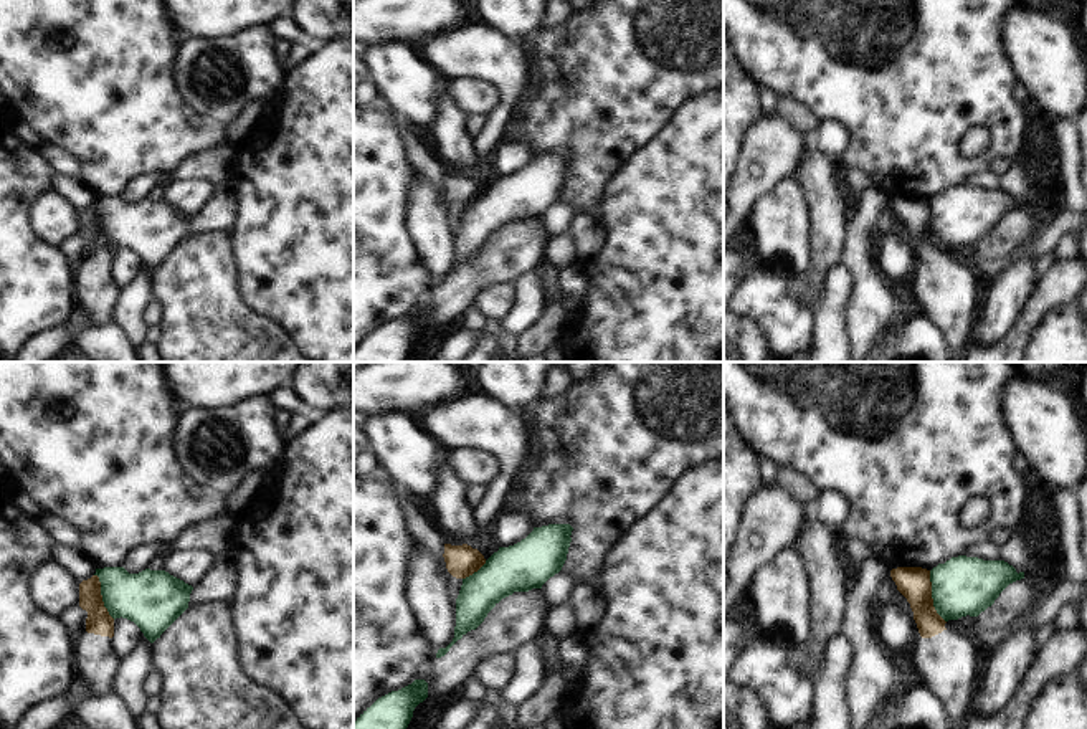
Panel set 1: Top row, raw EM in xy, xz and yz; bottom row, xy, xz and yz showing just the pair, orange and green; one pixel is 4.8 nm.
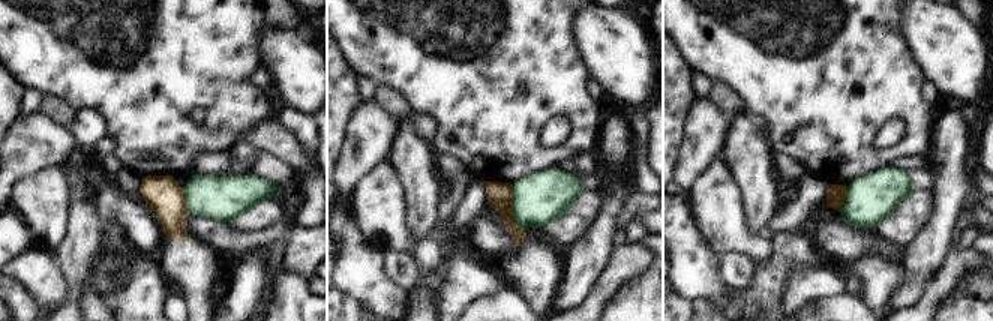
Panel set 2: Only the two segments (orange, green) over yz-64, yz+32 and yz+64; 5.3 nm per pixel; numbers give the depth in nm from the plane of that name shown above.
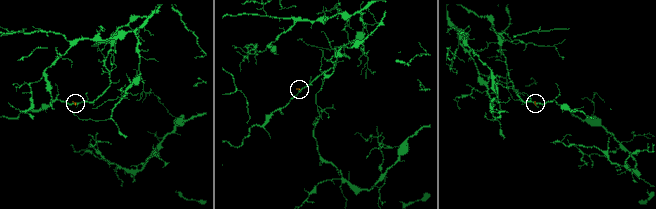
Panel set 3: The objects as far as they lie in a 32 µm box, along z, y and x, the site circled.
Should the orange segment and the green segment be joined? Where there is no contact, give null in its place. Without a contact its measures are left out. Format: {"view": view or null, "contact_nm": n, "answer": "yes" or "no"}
{"view": "yz", "contact_nm": 260, "answer": "no"}

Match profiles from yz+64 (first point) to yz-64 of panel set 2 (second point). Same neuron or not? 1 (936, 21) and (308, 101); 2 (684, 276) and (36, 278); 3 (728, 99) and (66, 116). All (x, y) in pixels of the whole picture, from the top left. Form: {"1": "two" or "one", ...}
{"1": "one", "2": "one", "3": "one"}

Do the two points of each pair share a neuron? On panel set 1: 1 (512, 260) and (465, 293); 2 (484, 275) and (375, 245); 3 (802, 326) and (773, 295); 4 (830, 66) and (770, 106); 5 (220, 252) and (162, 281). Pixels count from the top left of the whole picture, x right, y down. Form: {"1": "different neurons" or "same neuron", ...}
{"1": "same neuron", "2": "different neurons", "3": "same neuron", "4": "different neurons", "5": "same neuron"}

